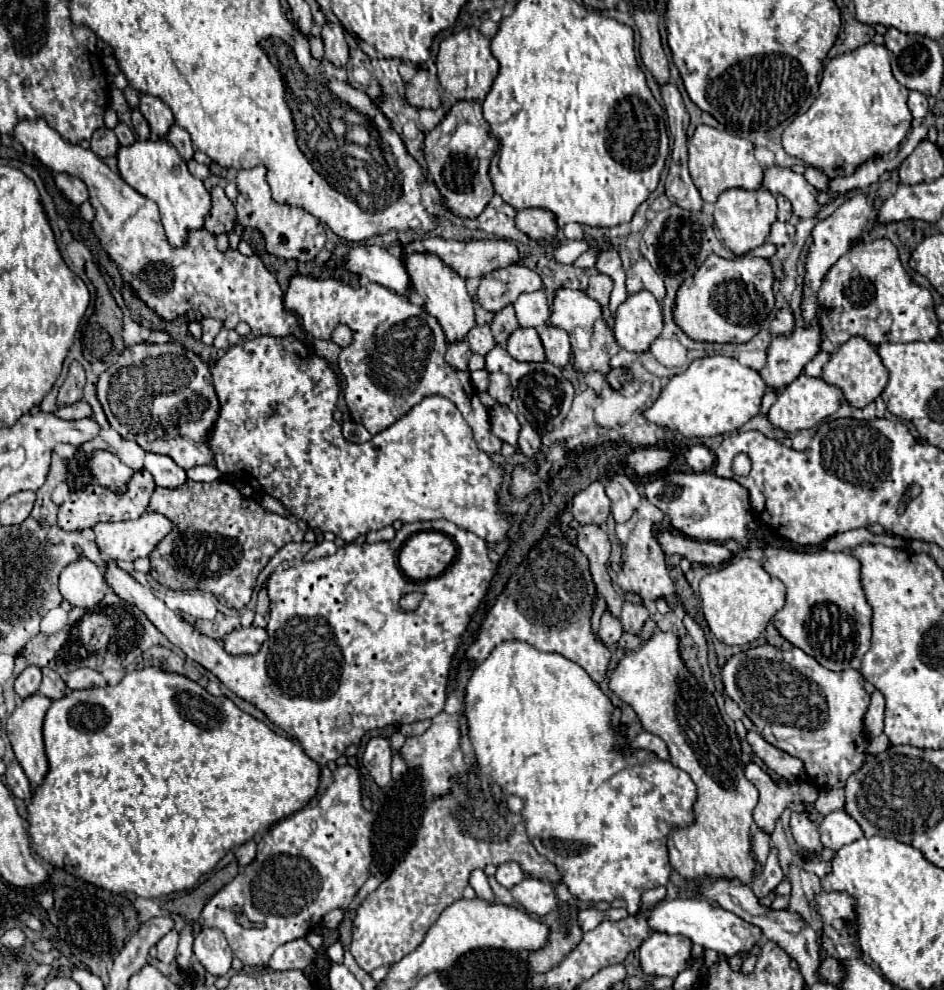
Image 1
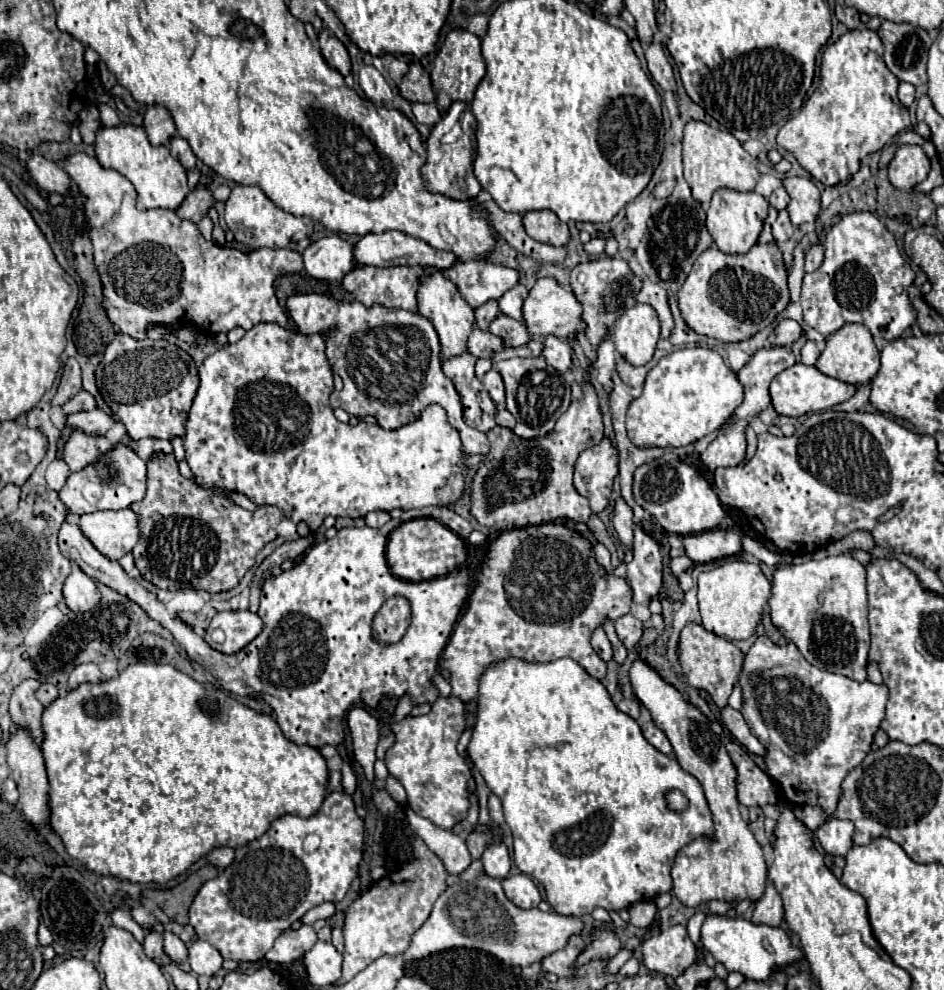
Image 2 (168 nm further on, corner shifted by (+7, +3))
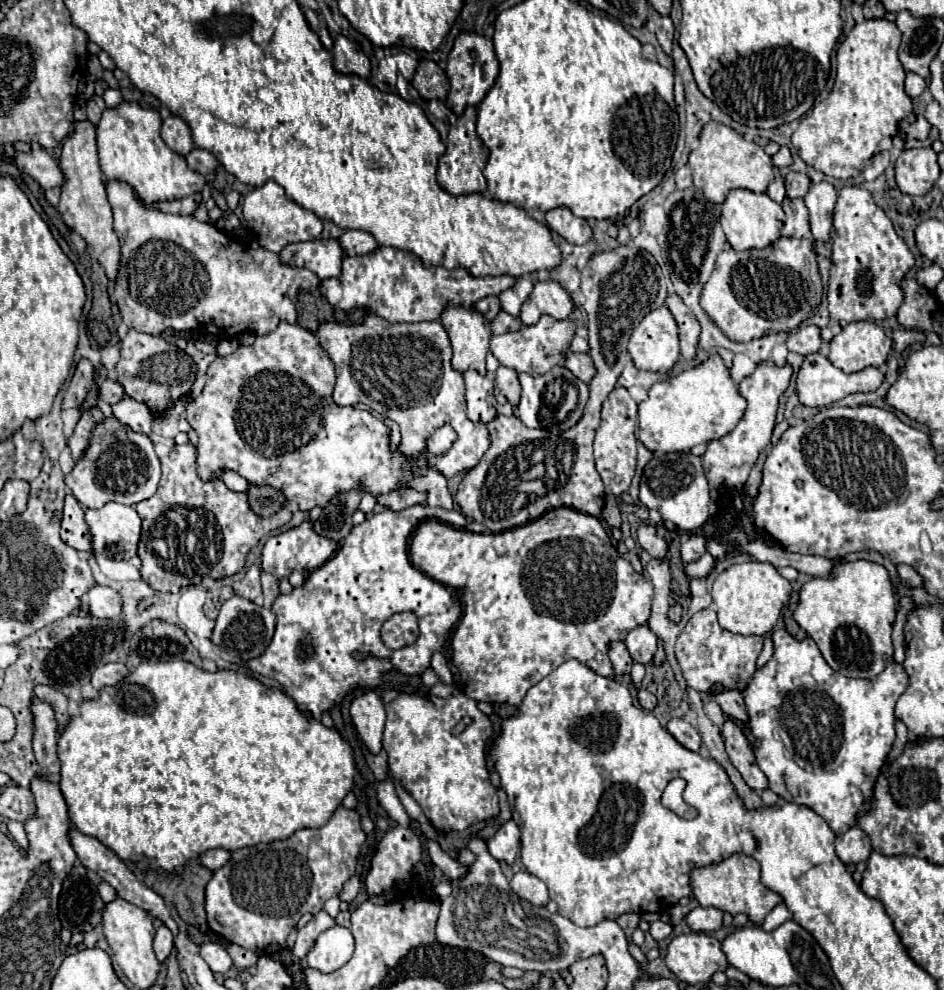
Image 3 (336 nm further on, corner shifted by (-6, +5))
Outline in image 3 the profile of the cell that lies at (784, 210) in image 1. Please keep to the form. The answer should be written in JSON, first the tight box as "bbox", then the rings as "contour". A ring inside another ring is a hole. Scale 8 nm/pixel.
{"bbox":[785,172,811,198],"contour":[[[789,172],[785,176],[785,186],[787,186],[787,196],[789,198],[803,198],[811,186],[811,180],[807,174],[801,172]]]}

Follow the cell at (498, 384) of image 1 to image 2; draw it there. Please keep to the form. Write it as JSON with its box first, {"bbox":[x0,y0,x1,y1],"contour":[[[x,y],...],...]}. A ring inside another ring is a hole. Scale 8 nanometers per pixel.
{"bbox":[482,370,504,406],"contour":[[[490,370],[484,378],[482,378],[482,386],[486,388],[486,392],[490,394],[490,398],[496,402],[496,406],[504,404],[504,382],[502,376],[498,374],[498,370]]]}

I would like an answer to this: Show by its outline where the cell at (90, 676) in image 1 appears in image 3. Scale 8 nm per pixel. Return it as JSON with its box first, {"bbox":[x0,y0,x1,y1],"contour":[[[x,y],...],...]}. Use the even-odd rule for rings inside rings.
{"bbox":[91,662,127,690],"contour":[[[113,662],[113,664],[105,664],[99,666],[93,676],[91,676],[91,684],[101,690],[105,686],[115,686],[119,680],[123,680],[127,676],[127,666],[123,662]]]}

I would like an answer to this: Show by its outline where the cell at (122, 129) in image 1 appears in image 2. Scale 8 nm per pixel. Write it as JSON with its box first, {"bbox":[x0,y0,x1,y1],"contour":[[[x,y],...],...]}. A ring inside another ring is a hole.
{"bbox":[100,104,120,128],"contour":[[[102,104],[100,106],[100,118],[102,118],[102,124],[106,128],[114,128],[114,126],[120,126],[120,118],[116,114],[114,108],[110,108],[108,104]]]}

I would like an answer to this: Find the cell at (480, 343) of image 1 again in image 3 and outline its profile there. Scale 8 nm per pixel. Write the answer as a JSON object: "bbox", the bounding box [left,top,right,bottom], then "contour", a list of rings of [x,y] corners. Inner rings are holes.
{"bbox":[491,316,577,376],"contour":[[[541,316],[537,324],[523,326],[519,332],[507,332],[491,338],[491,352],[501,366],[513,368],[515,372],[527,372],[531,376],[541,376],[553,366],[561,364],[569,352],[569,344],[577,332],[577,322],[573,318],[555,320],[553,316]]]}

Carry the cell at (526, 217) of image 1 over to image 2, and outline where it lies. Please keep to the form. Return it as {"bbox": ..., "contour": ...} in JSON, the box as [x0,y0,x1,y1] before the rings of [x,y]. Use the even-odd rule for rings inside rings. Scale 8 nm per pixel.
{"bbox":[522,210,570,246],"contour":[[[534,210],[522,216],[522,224],[526,234],[538,242],[546,242],[552,246],[564,246],[570,238],[568,226],[558,222],[558,216],[552,210]]]}

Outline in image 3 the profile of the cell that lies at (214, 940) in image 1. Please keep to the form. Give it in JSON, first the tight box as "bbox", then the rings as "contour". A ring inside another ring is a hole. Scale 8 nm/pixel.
{"bbox":[199,942,233,974],"contour":[[[215,942],[203,944],[199,948],[199,956],[203,956],[203,960],[207,962],[207,966],[213,972],[219,972],[219,974],[225,974],[233,966],[233,960],[229,958],[227,950],[221,944],[215,944]]]}

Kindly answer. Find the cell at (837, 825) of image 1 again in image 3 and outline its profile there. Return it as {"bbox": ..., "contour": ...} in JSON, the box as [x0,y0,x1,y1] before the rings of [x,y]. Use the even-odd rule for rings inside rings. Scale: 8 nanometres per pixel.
{"bbox":[835,826,873,864],"contour":[[[853,826],[845,834],[839,834],[835,840],[835,850],[843,864],[865,862],[873,852],[869,836],[859,826]]]}

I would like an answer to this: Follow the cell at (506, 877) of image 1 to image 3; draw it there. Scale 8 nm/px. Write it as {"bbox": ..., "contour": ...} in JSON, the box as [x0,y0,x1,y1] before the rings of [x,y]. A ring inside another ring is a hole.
{"bbox":[487,820,521,864],"contour":[[[513,820],[505,822],[495,832],[495,836],[487,842],[491,856],[497,858],[497,860],[503,860],[507,864],[513,864],[515,856],[519,854],[519,846],[521,846],[519,844],[519,826]]]}

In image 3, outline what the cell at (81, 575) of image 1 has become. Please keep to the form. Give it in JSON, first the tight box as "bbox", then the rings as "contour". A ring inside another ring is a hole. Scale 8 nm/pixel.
{"bbox":[87,586,121,618],"contour":[[[95,586],[87,592],[89,612],[95,618],[115,618],[121,614],[121,596],[107,586]]]}

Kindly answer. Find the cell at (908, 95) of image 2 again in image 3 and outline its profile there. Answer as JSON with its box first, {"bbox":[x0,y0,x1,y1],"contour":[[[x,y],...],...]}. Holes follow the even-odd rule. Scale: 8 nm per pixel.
{"bbox":[905,72,925,98],"contour":[[[907,72],[905,76],[905,92],[911,96],[911,98],[917,98],[923,90],[925,90],[925,80],[919,76],[919,74],[913,74],[913,72]]]}

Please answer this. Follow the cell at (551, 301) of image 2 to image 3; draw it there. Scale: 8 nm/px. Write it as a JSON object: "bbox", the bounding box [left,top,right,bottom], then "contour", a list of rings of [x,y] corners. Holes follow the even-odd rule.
{"bbox":[519,280,573,326],"contour":[[[537,280],[529,298],[523,302],[519,320],[523,326],[535,324],[543,314],[551,314],[553,318],[563,320],[571,314],[571,310],[573,310],[573,300],[559,282]]]}

